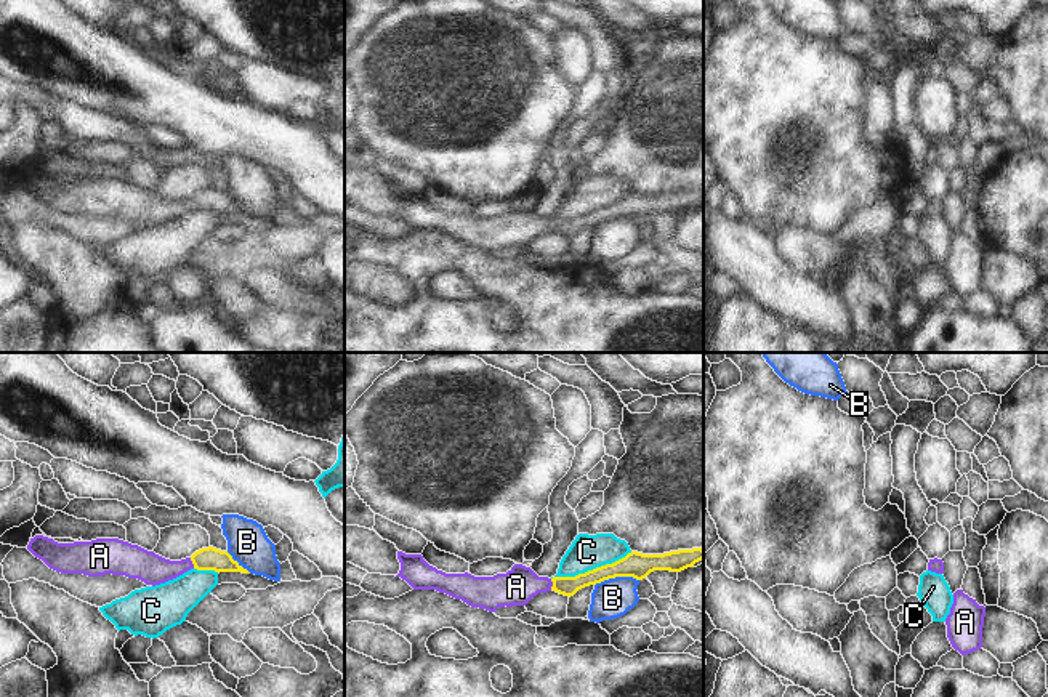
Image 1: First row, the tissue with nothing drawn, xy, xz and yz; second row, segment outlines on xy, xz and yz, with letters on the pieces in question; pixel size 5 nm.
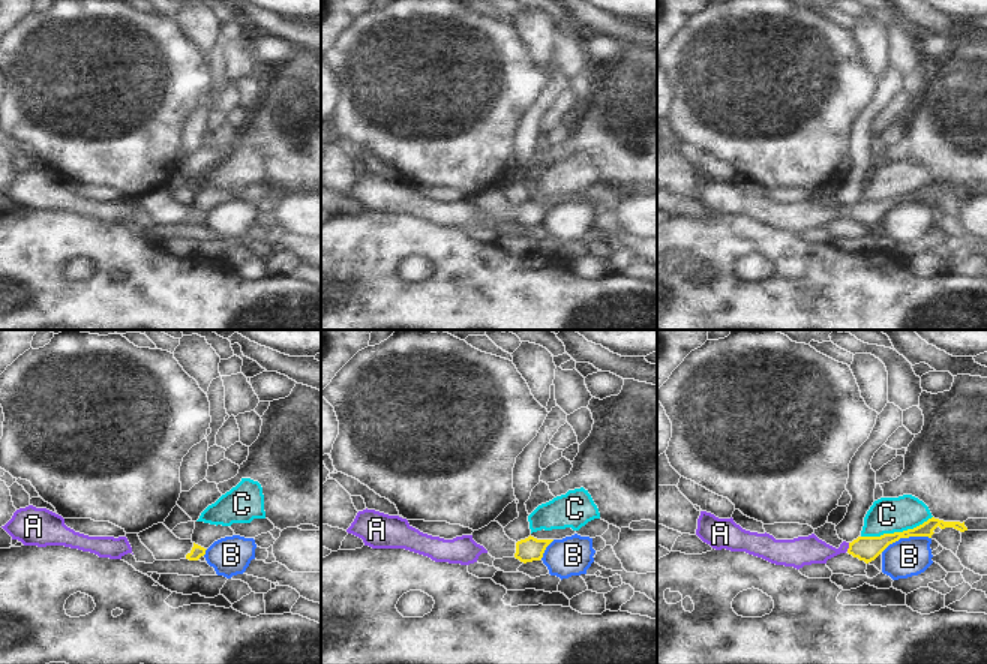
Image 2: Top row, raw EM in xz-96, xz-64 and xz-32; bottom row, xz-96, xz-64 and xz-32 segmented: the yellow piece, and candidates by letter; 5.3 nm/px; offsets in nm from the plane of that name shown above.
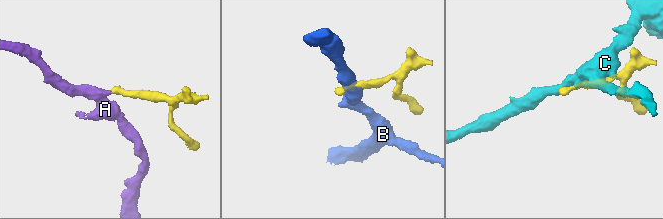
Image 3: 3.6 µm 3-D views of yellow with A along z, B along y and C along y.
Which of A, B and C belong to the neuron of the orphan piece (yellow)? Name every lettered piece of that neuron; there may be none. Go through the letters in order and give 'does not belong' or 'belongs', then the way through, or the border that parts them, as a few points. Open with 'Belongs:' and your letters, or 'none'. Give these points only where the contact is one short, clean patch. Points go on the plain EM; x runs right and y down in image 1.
Belongs: A
A: belongs; way xy (210, 199), (193, 204), (178, 209), (146, 207)
B: does not belong; border xz (638, 220), (609, 218), (595, 226)
C: does not belong; border xz (632, 193), (584, 213), (555, 217), (552, 220)

